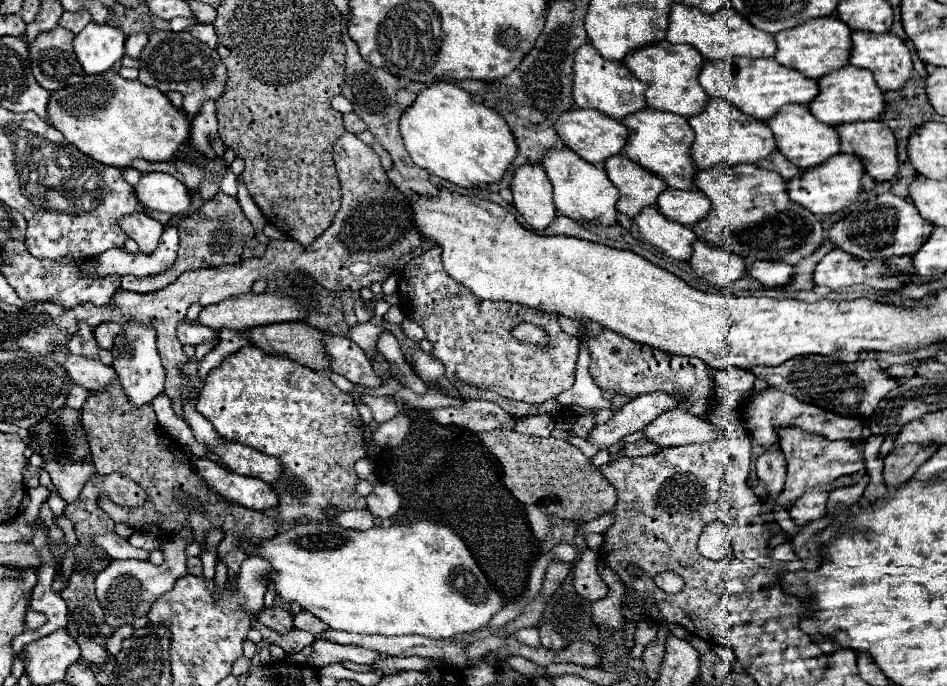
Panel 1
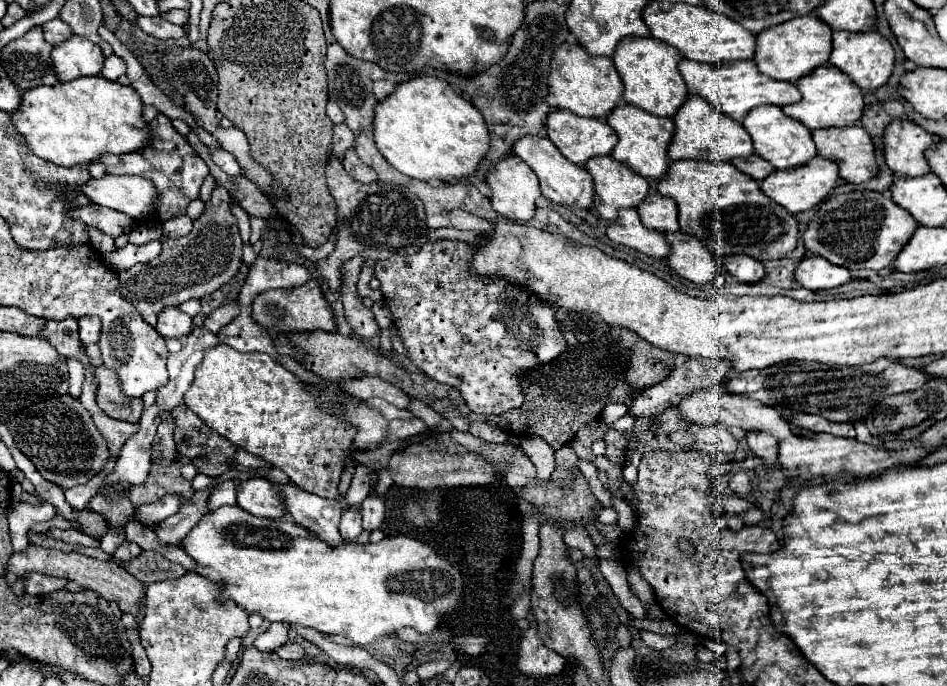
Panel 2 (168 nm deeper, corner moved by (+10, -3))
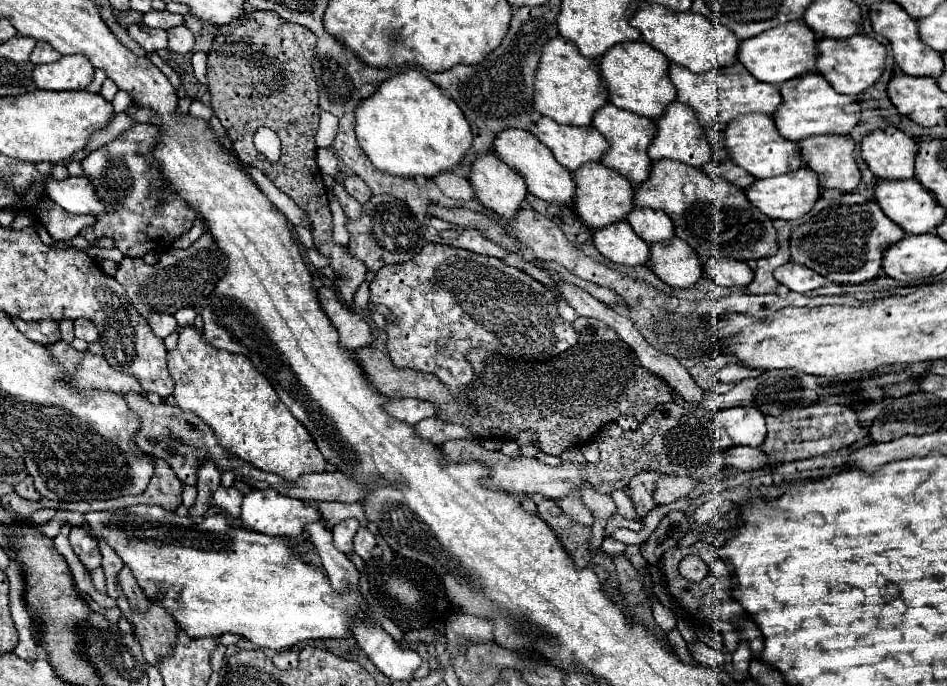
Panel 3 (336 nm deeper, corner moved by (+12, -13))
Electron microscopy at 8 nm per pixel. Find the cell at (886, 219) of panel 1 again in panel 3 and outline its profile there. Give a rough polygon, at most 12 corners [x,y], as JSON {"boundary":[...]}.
{"boundary":[[875,199],[825,207],[791,233],[791,261],[835,283],[881,275],[905,231]]}

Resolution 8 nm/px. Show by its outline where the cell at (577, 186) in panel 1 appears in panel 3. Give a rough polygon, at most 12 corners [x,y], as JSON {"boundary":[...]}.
{"boundary":[[503,131],[495,153],[547,203],[573,205],[575,181],[529,131]]}

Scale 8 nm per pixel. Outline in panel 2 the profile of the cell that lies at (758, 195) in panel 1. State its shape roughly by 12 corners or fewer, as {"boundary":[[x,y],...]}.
{"boundary":[[671,161],[655,191],[715,255],[795,249],[793,215],[731,163]]}

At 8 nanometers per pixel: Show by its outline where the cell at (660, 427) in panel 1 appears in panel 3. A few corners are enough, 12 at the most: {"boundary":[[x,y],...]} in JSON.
{"boundary":[[731,447],[725,453],[729,467],[747,471],[767,463],[761,449]]}

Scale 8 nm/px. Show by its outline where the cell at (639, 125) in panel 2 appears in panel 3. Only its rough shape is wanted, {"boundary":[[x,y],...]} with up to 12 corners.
{"boundary":[[611,103],[593,127],[611,143],[601,163],[647,181],[657,125]]}

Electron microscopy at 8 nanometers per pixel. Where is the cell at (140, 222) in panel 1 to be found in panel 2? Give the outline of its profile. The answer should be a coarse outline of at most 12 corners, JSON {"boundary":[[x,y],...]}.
{"boundary":[[83,205],[69,211],[71,219],[93,225],[111,237],[123,235],[129,215]]}

